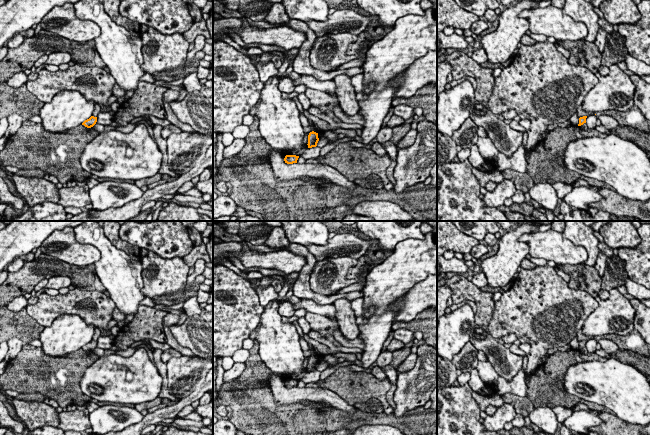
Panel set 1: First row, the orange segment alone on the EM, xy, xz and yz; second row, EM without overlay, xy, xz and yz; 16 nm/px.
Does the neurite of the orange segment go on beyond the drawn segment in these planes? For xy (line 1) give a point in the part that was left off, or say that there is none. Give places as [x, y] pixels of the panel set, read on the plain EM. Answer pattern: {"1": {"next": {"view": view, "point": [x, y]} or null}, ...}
{"1": {"next": null}}

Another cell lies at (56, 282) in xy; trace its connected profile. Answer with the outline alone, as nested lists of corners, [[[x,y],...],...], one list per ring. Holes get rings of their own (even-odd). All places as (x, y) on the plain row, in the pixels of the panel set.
[[[53,276],[48,279],[45,287],[59,290],[60,288],[68,288],[71,284],[72,281],[68,276]]]

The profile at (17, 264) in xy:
[[[16,258],[6,269],[9,273],[17,272],[23,267],[24,263],[21,258]]]

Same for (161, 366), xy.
[[[154,349],[153,351],[153,357],[154,362],[156,364],[156,367],[158,369],[158,372],[160,373],[161,377],[163,378],[161,391],[158,395],[158,397],[164,399],[167,398],[170,401],[175,402],[176,397],[173,396],[172,392],[168,388],[168,377],[167,377],[167,365],[161,360],[161,355],[163,351],[161,349]]]

